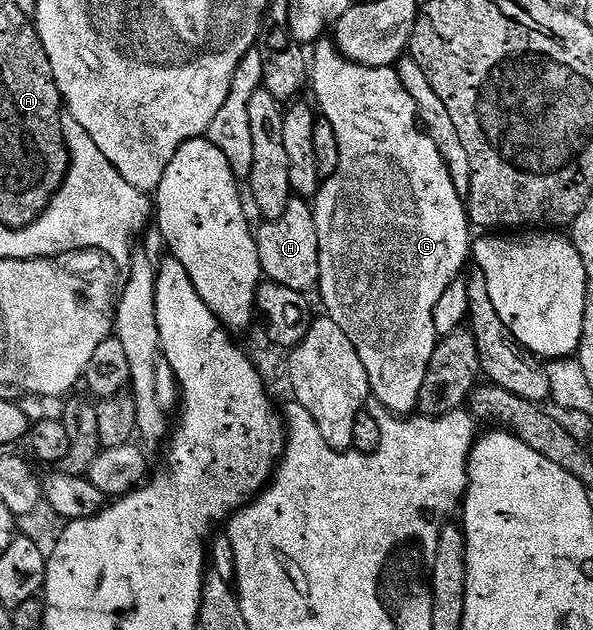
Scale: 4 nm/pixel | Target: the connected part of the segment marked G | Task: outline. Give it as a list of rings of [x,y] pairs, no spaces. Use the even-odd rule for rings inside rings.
[[[322,37],[317,40],[311,51],[311,91],[313,87],[313,95],[317,98],[316,106],[321,106],[320,114],[331,125],[331,129],[335,129],[335,141],[339,141],[339,165],[335,169],[335,173],[330,179],[324,180],[320,191],[317,193],[317,198],[312,200],[313,216],[315,217],[315,229],[319,233],[319,292],[321,291],[321,299],[325,302],[328,318],[335,321],[335,325],[339,325],[339,329],[343,329],[343,333],[347,333],[347,337],[351,337],[351,345],[355,345],[355,349],[359,353],[359,361],[363,361],[363,369],[367,369],[367,377],[369,378],[369,389],[374,400],[378,399],[383,406],[397,417],[409,417],[417,411],[417,402],[419,401],[419,389],[423,389],[423,377],[427,377],[427,365],[431,365],[431,353],[435,353],[439,336],[435,329],[435,305],[439,305],[439,297],[443,297],[443,293],[447,293],[447,289],[455,282],[459,276],[466,270],[465,262],[468,264],[471,259],[471,224],[469,221],[469,212],[467,210],[466,200],[463,198],[462,192],[455,189],[455,185],[451,181],[451,173],[449,167],[445,164],[445,158],[439,153],[439,149],[435,145],[435,141],[430,137],[419,122],[419,112],[415,101],[411,97],[411,93],[407,93],[407,89],[403,89],[403,81],[398,77],[396,70],[393,67],[364,67],[358,63],[351,62],[345,58],[338,49],[336,42],[332,38]]]

